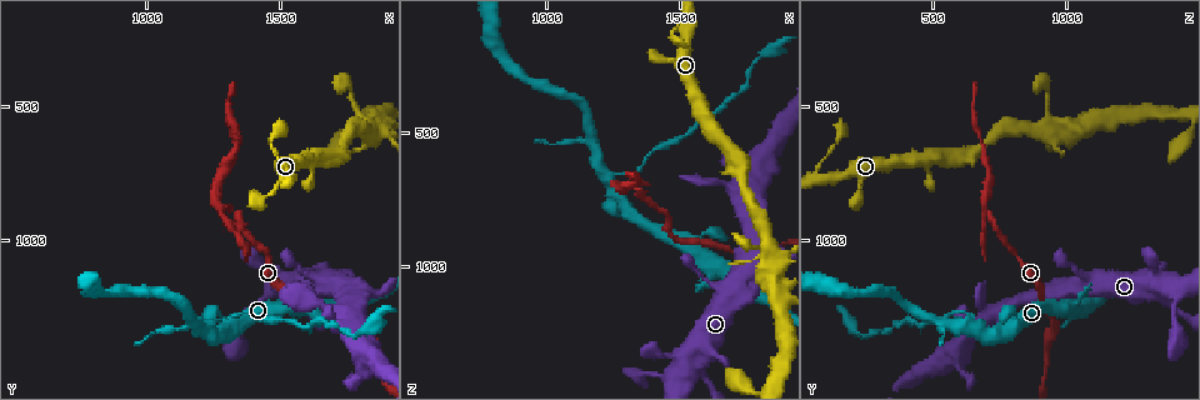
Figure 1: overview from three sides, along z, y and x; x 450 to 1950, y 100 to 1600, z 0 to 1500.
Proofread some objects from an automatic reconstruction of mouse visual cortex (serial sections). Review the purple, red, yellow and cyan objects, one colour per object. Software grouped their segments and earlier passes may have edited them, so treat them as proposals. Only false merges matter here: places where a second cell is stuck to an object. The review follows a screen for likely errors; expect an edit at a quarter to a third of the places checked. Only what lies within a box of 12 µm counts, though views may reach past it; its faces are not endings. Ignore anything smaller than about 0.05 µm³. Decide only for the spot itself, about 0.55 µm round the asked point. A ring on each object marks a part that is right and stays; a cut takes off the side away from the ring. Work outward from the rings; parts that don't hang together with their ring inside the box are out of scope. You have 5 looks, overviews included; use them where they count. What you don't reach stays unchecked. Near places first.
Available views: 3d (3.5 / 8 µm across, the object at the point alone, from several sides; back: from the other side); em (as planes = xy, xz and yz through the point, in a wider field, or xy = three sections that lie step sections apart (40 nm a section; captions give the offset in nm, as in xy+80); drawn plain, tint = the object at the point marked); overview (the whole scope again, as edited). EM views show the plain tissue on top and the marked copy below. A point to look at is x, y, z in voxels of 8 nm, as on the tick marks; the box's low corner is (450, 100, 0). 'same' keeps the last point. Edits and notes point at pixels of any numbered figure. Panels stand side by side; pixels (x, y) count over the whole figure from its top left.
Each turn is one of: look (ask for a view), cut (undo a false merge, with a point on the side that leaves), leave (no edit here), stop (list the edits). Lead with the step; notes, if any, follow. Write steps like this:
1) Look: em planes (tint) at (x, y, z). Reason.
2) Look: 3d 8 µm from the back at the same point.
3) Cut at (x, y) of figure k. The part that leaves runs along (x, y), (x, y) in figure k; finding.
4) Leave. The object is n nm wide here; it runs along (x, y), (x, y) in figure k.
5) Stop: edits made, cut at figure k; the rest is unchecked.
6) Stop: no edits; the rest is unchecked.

Look: 3d 3.5 µm at (1320, 880, 700). Abrupt turn.

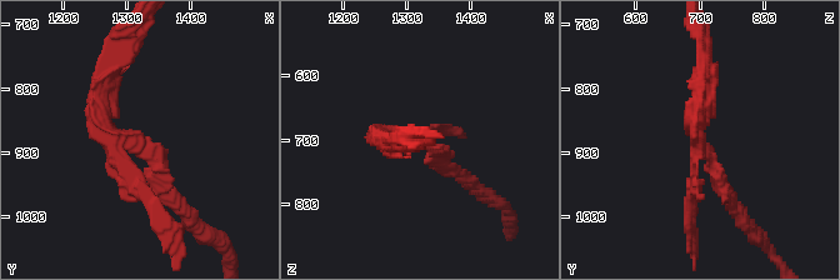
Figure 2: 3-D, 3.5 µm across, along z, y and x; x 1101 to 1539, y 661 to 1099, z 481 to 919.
Look: em xy step 1 (tint) at (1325, 890, 710). Shape alone is not enough.

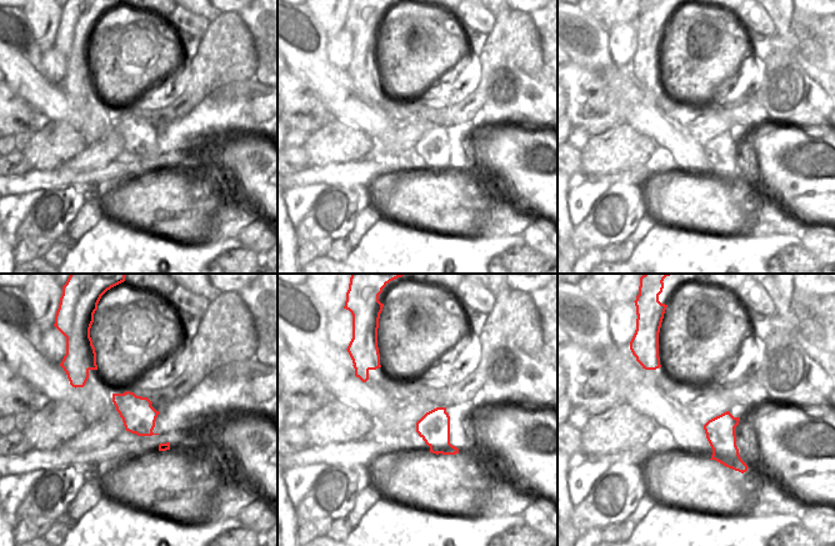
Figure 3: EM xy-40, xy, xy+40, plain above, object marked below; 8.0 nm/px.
Cut at (108, 70) of figure 2. The part that leaves runs along (115, 138), (106, 73), (130, 34) in figure 2; two cells meet here.

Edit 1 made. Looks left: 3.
Look: 3d 3.5 µm at (1230, 1330, 660). A fork.

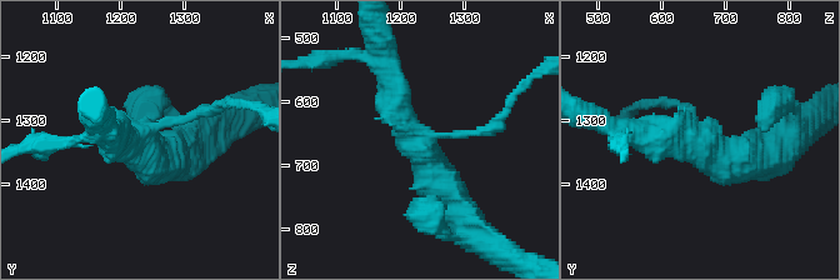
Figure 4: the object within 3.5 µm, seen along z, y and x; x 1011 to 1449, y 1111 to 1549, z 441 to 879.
Look: em xy step 3 (tint) at (1235, 1325, 670). 3 arms meet here; the arms are 150, 350, 500 nm wide; now the EM.

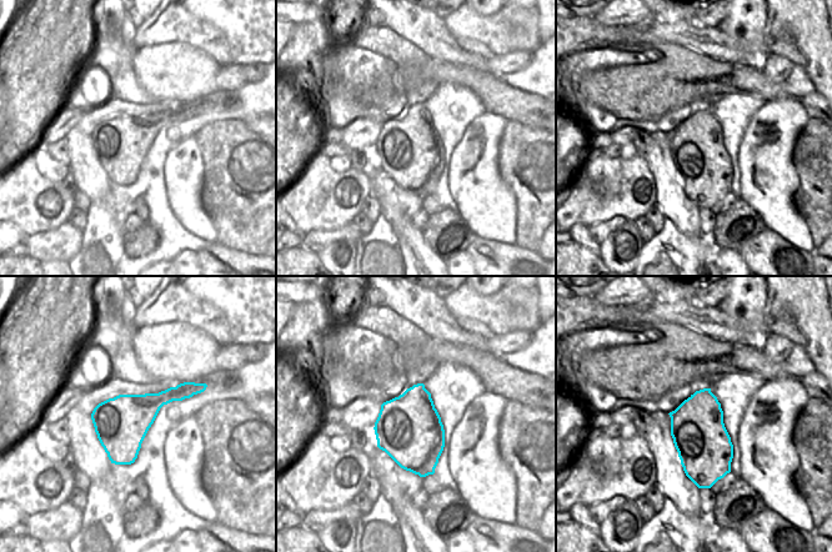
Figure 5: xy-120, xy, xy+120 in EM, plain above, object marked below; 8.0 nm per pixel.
Leave. All the same cell.

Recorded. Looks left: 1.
Stop: edits made, cut at figure 2; the rest is unchecked.

